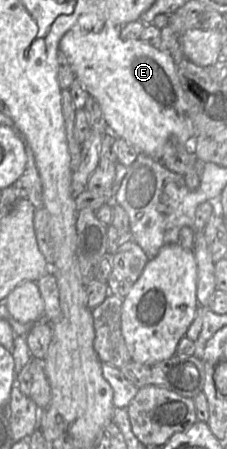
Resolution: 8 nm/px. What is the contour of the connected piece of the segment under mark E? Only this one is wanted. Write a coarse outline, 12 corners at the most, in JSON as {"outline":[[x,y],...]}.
{"outline":[[106,21],[59,43],[105,134],[158,161],[194,128],[176,63]]}

